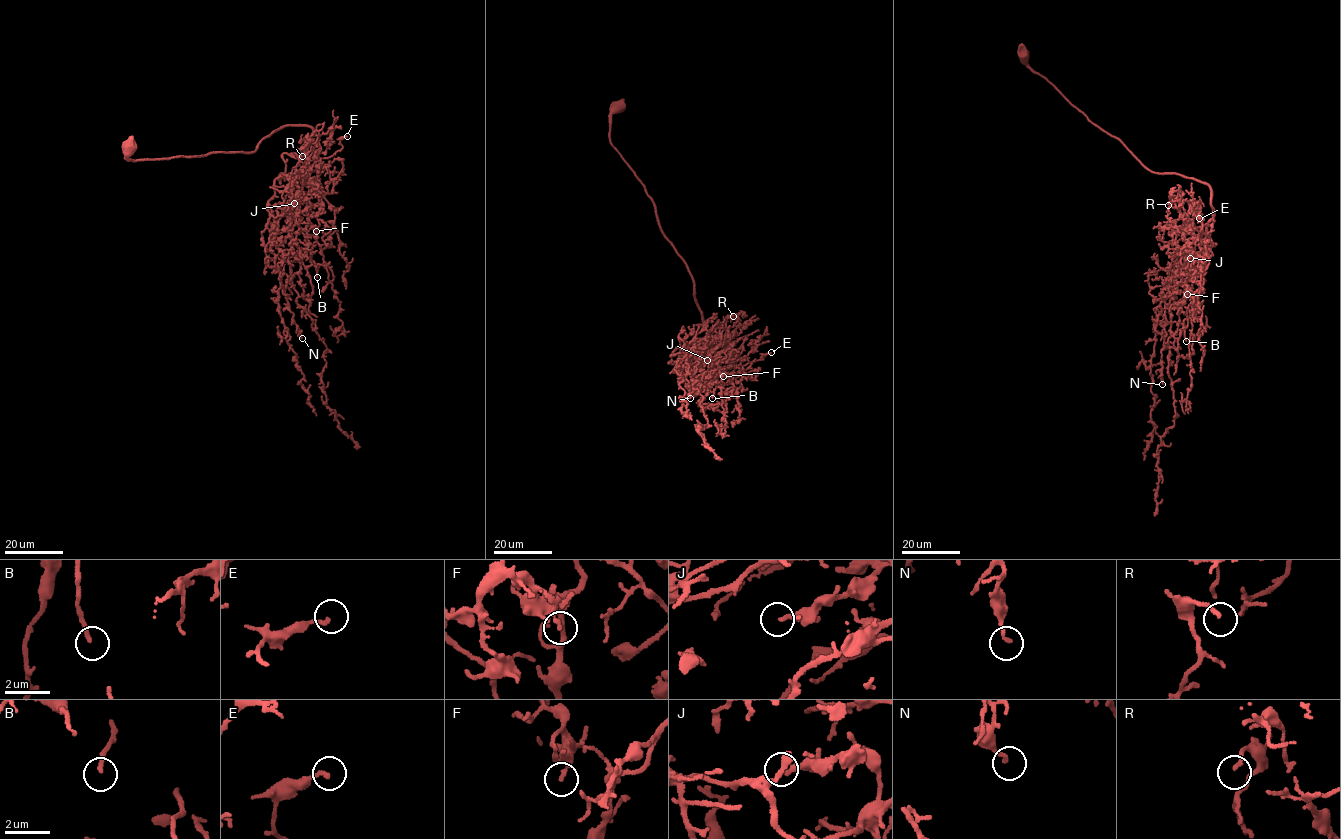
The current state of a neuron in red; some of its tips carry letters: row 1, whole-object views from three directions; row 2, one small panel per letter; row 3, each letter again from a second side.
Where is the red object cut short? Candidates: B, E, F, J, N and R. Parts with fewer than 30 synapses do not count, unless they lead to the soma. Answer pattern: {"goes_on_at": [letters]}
{"goes_on_at": ["B"]}

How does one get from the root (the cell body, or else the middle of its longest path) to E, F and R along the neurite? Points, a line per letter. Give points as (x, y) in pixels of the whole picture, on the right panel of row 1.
E: (1024, 56), (1148, 169), (1209, 186), (1209, 249), (1210, 232), (1202, 231), (1199, 218)
F: (1024, 56), (1148, 169), (1209, 186), (1213, 216), (1202, 284), (1190, 297), (1184, 284), (1187, 294)
R: (1024, 56), (1148, 169), (1209, 186), (1213, 216), (1206, 238), (1200, 227), (1169, 227), (1168, 205)

